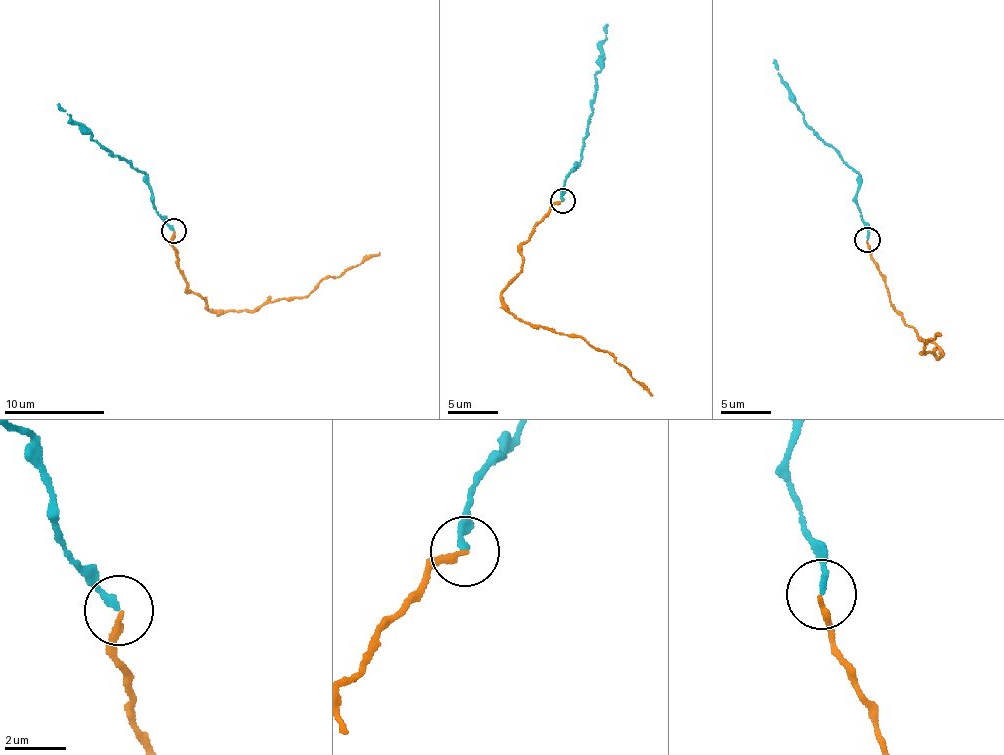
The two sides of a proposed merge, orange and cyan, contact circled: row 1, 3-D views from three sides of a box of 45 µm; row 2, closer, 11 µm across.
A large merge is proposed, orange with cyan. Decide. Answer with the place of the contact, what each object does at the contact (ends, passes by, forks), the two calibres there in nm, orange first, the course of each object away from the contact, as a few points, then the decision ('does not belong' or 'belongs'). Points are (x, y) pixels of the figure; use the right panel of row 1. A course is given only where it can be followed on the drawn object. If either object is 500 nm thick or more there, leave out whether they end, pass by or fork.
place (867, 240); orange ends; cyan ends; calibres 180 and 180 nm; course orange (867, 239), (892, 306), (940, 350), (937, 359), (931, 352), (921, 355), (926, 342), (940, 333); course cyan (867, 239), (867, 230), (857, 205), (857, 173), (831, 146), (817, 138), (804, 121), (774, 58); belongs

